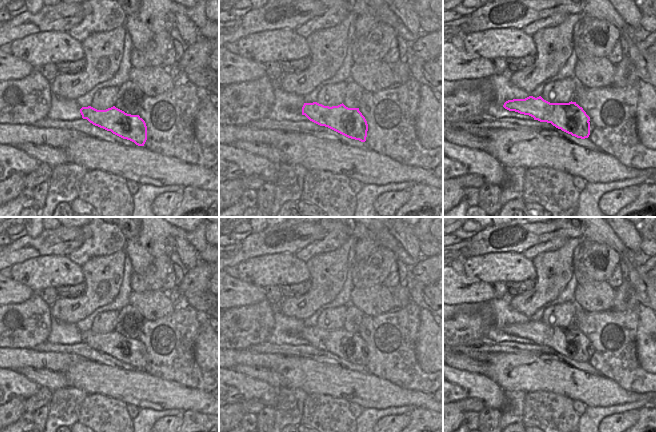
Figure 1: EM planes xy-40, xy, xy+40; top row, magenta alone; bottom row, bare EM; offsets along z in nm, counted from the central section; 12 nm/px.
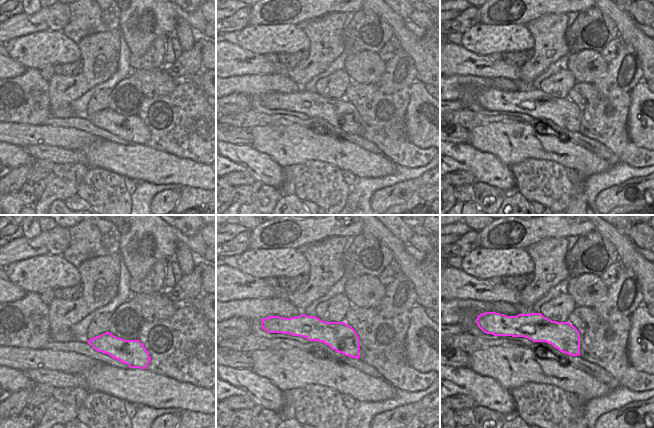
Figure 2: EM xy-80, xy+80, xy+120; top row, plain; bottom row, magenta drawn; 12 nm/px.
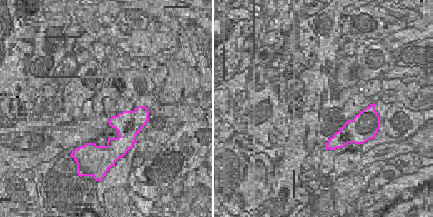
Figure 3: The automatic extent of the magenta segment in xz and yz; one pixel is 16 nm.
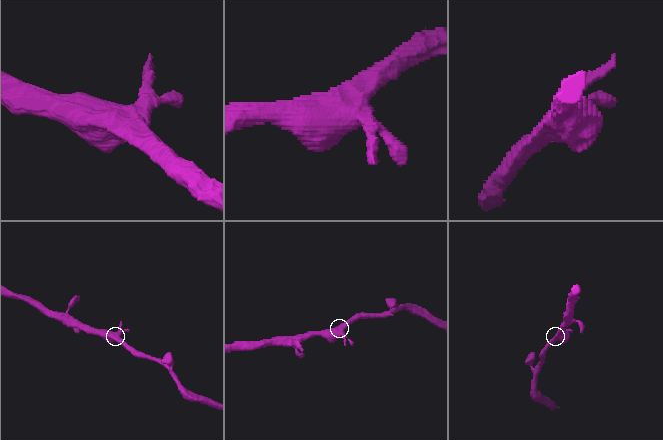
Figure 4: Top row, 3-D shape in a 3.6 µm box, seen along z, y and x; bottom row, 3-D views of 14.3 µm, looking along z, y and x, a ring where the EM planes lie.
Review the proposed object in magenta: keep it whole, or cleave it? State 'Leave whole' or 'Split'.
Leave whole

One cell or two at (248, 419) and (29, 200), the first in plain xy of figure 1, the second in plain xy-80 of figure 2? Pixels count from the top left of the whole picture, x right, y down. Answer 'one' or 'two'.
one

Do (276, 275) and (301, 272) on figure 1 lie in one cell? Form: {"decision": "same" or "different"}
{"decision": "same"}

